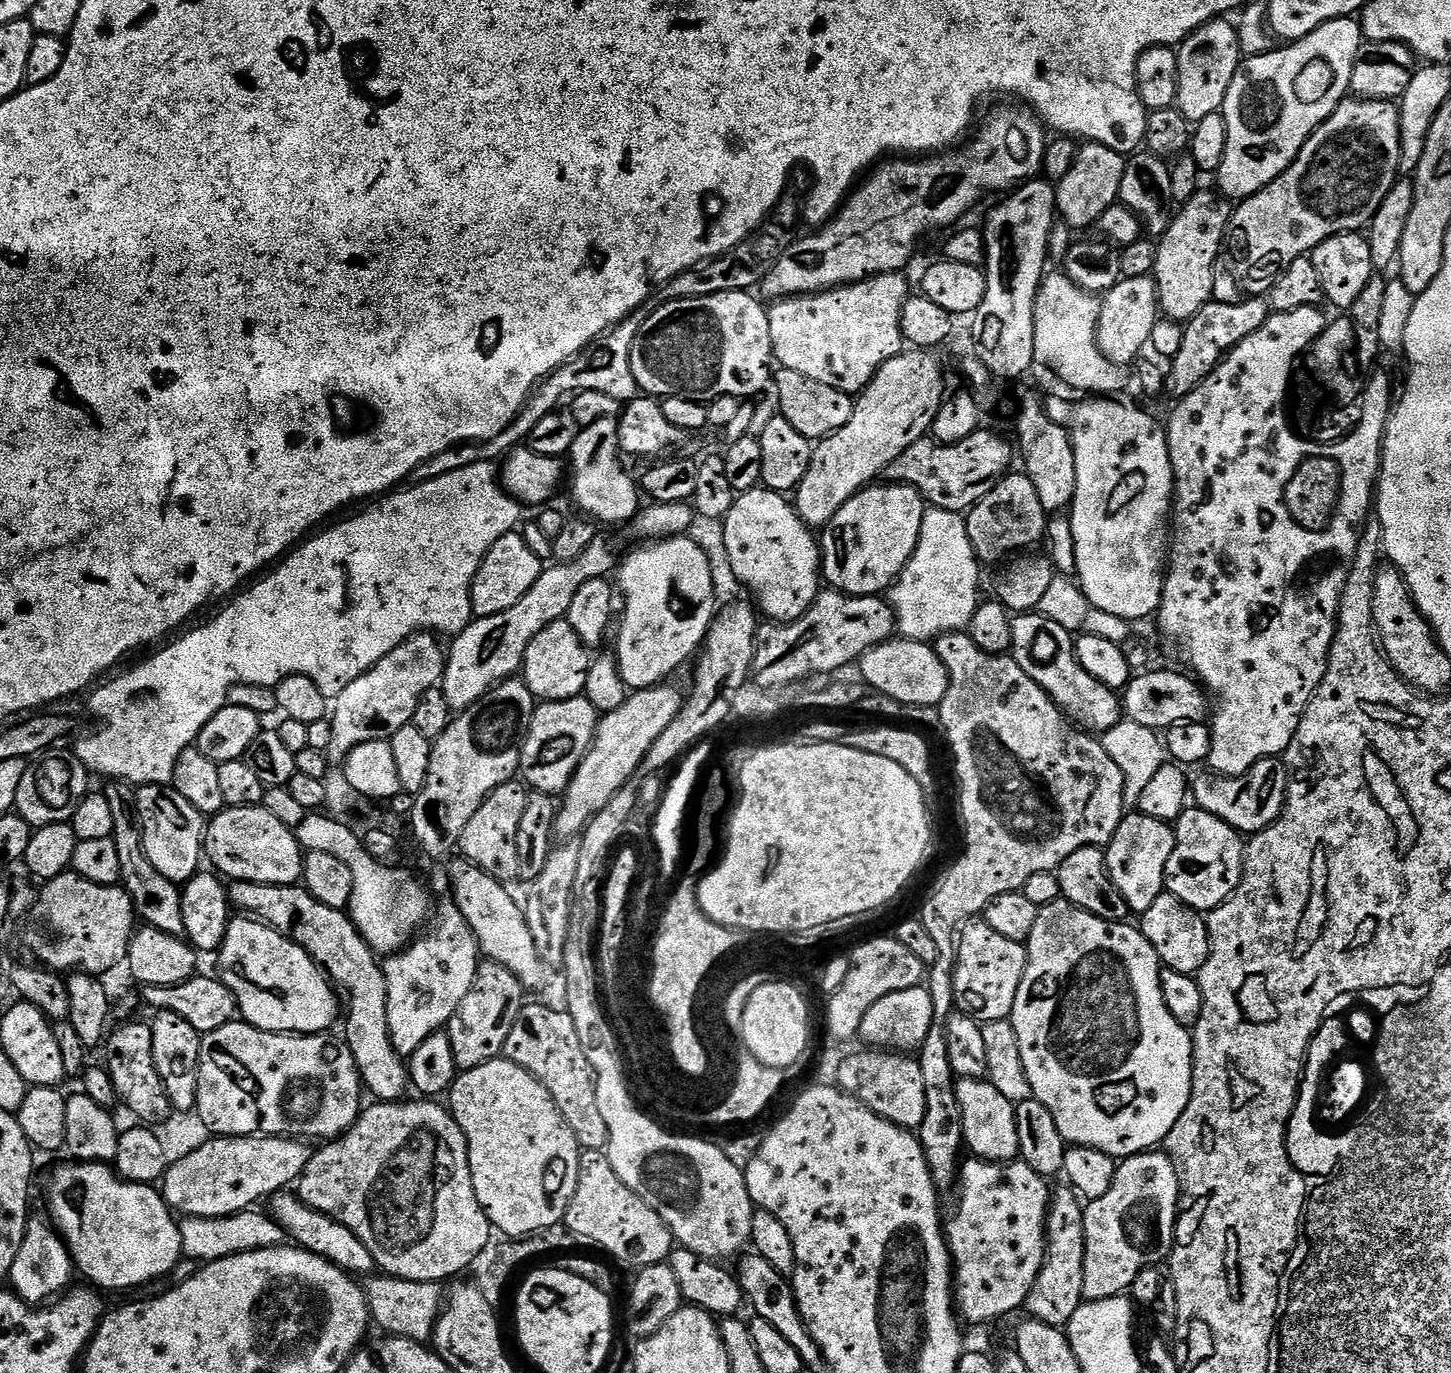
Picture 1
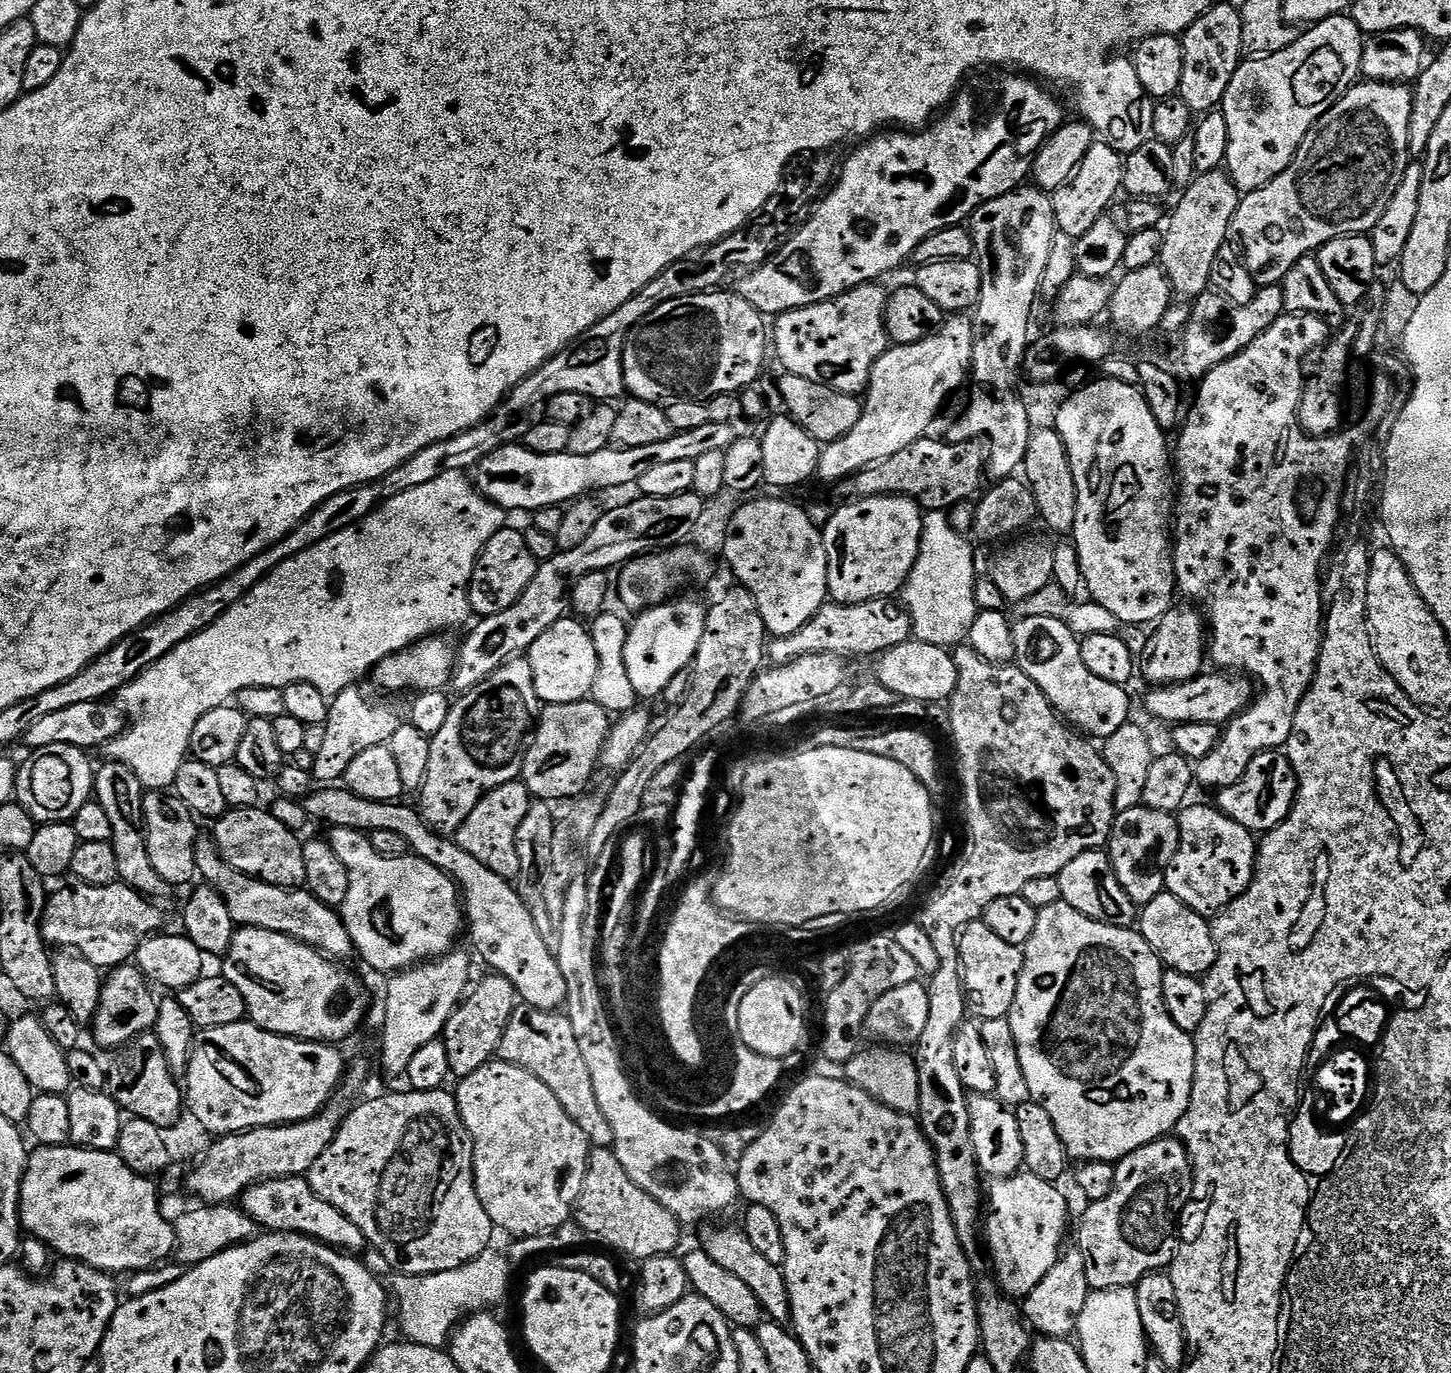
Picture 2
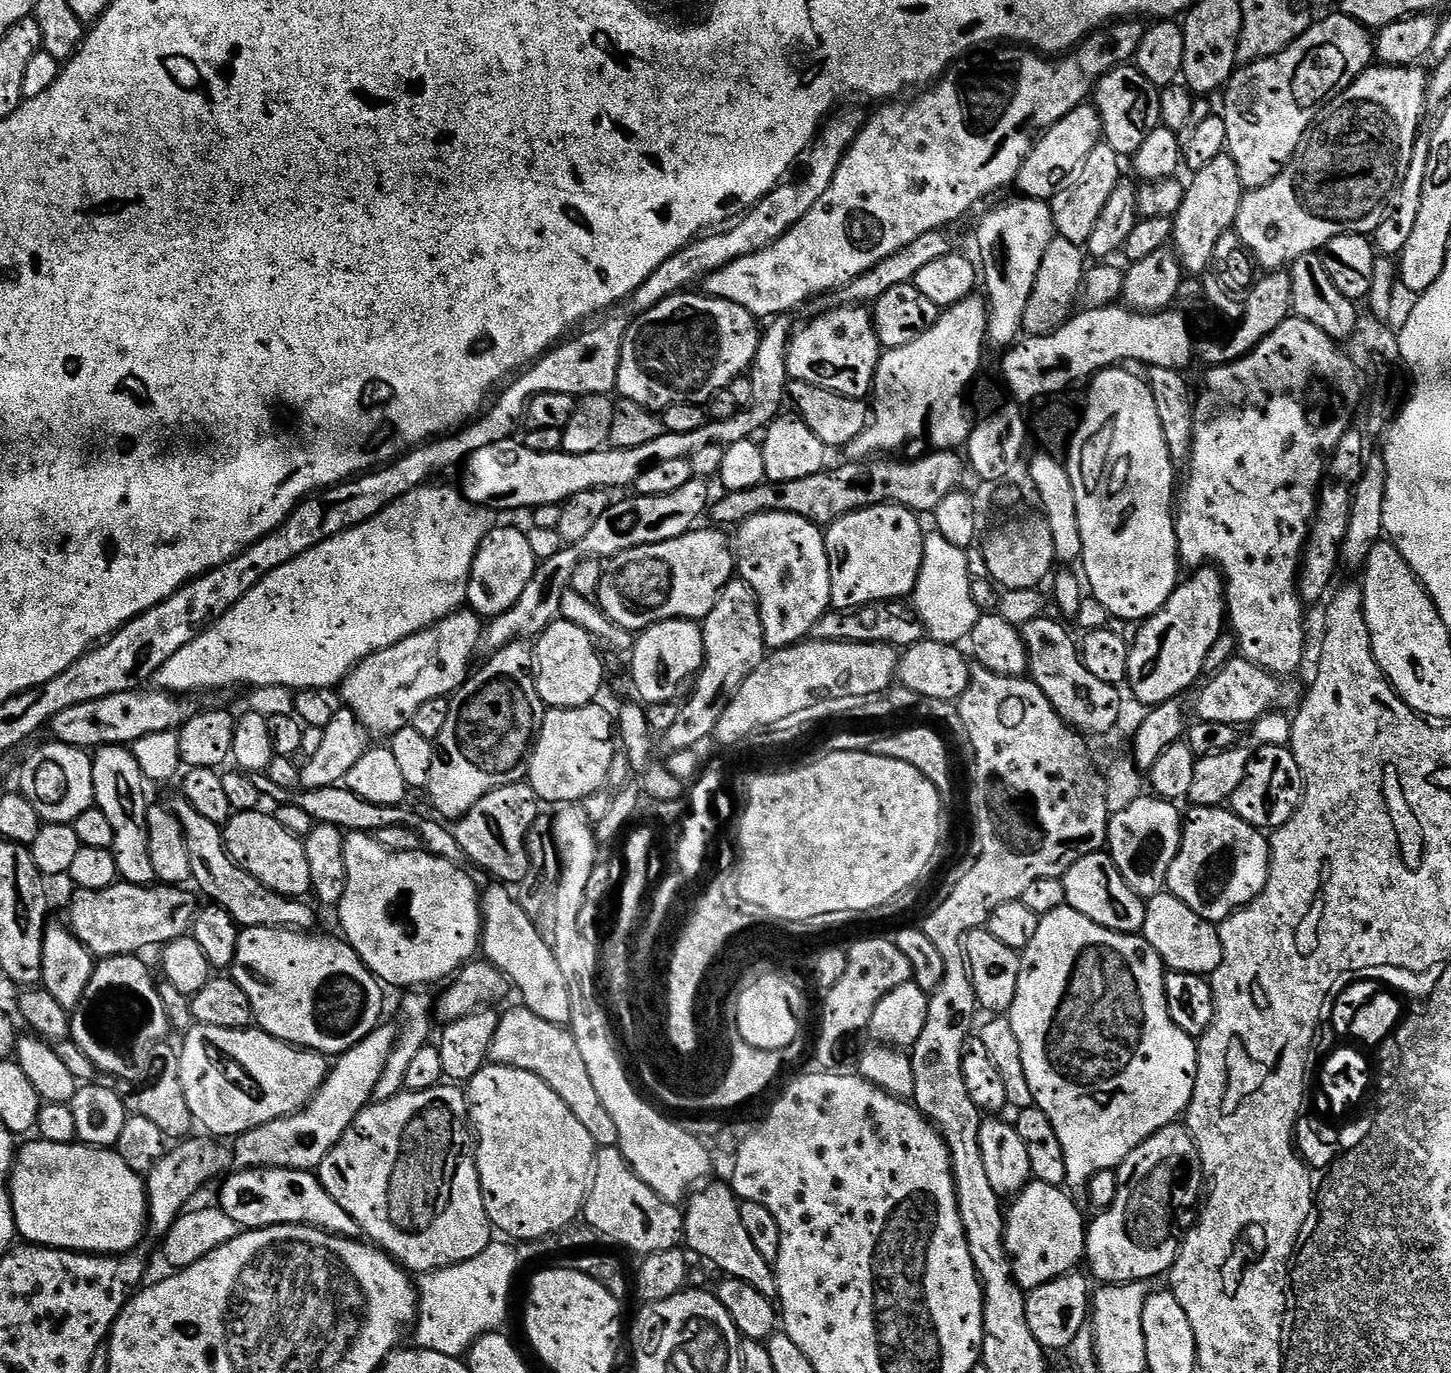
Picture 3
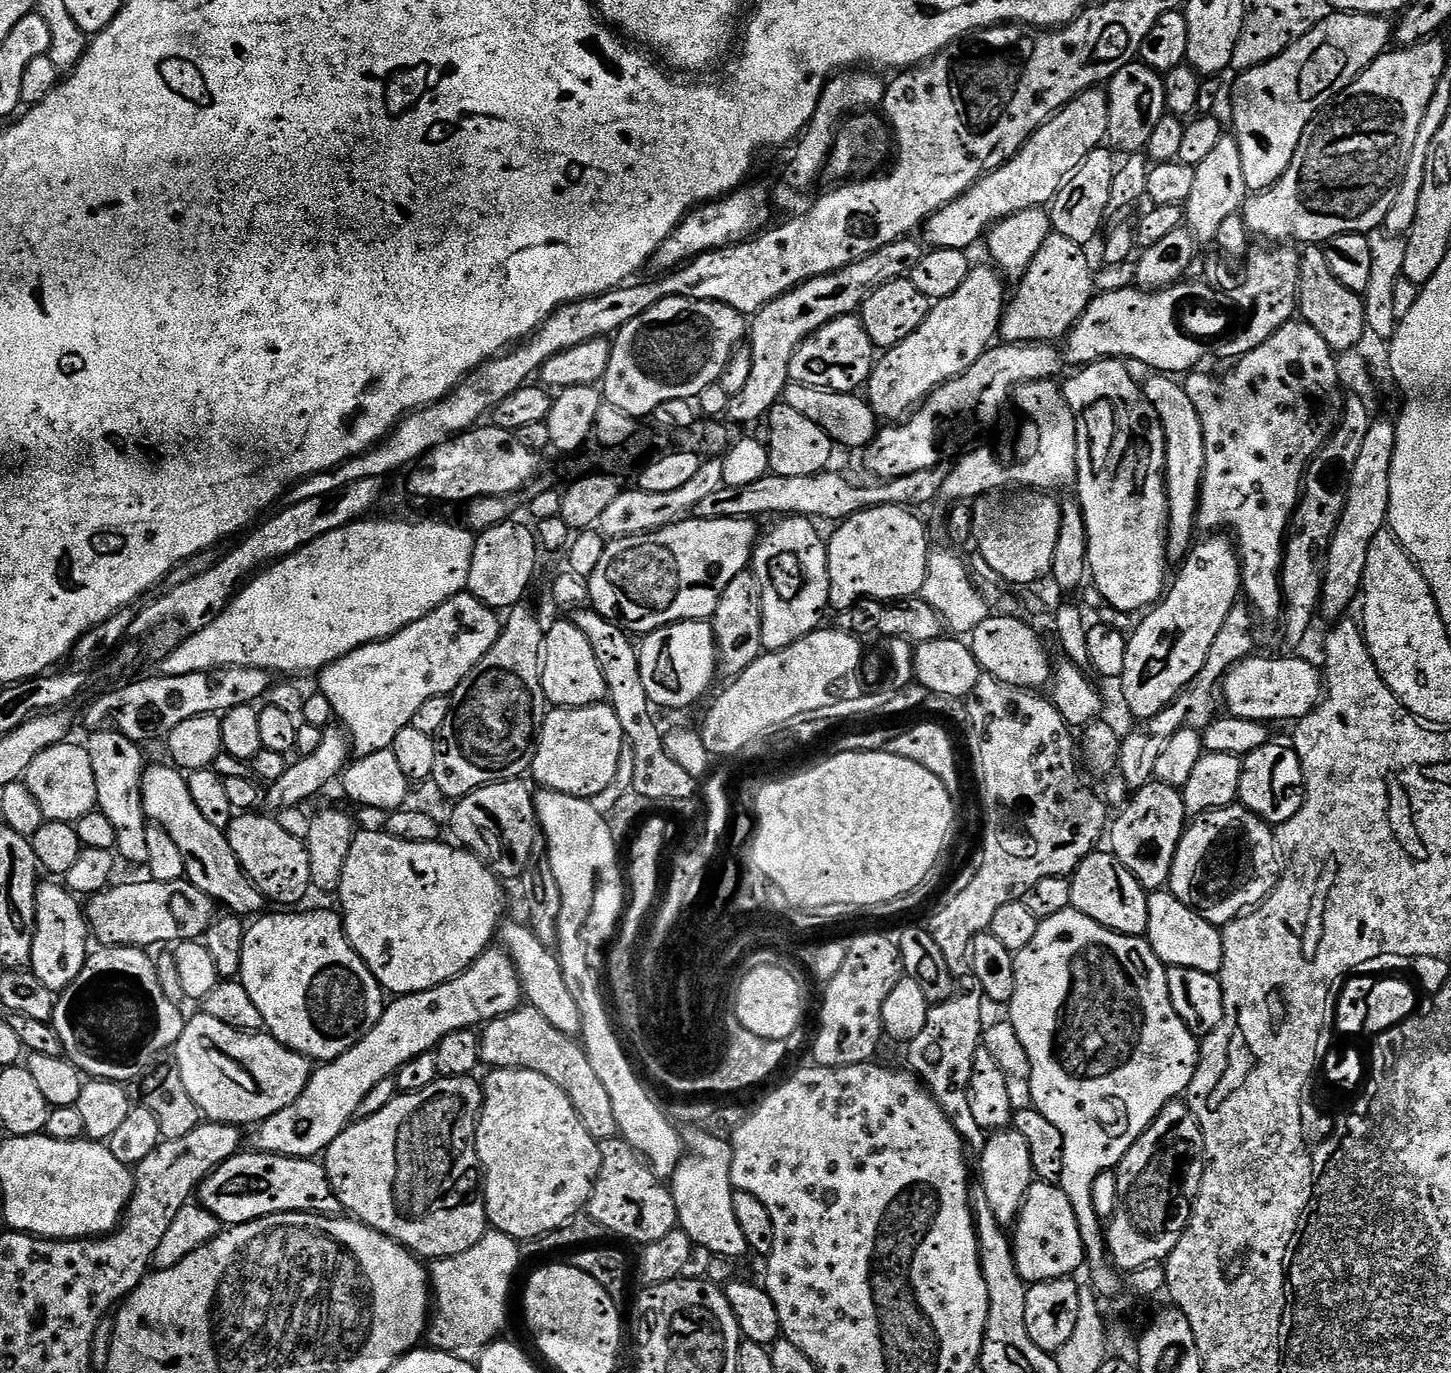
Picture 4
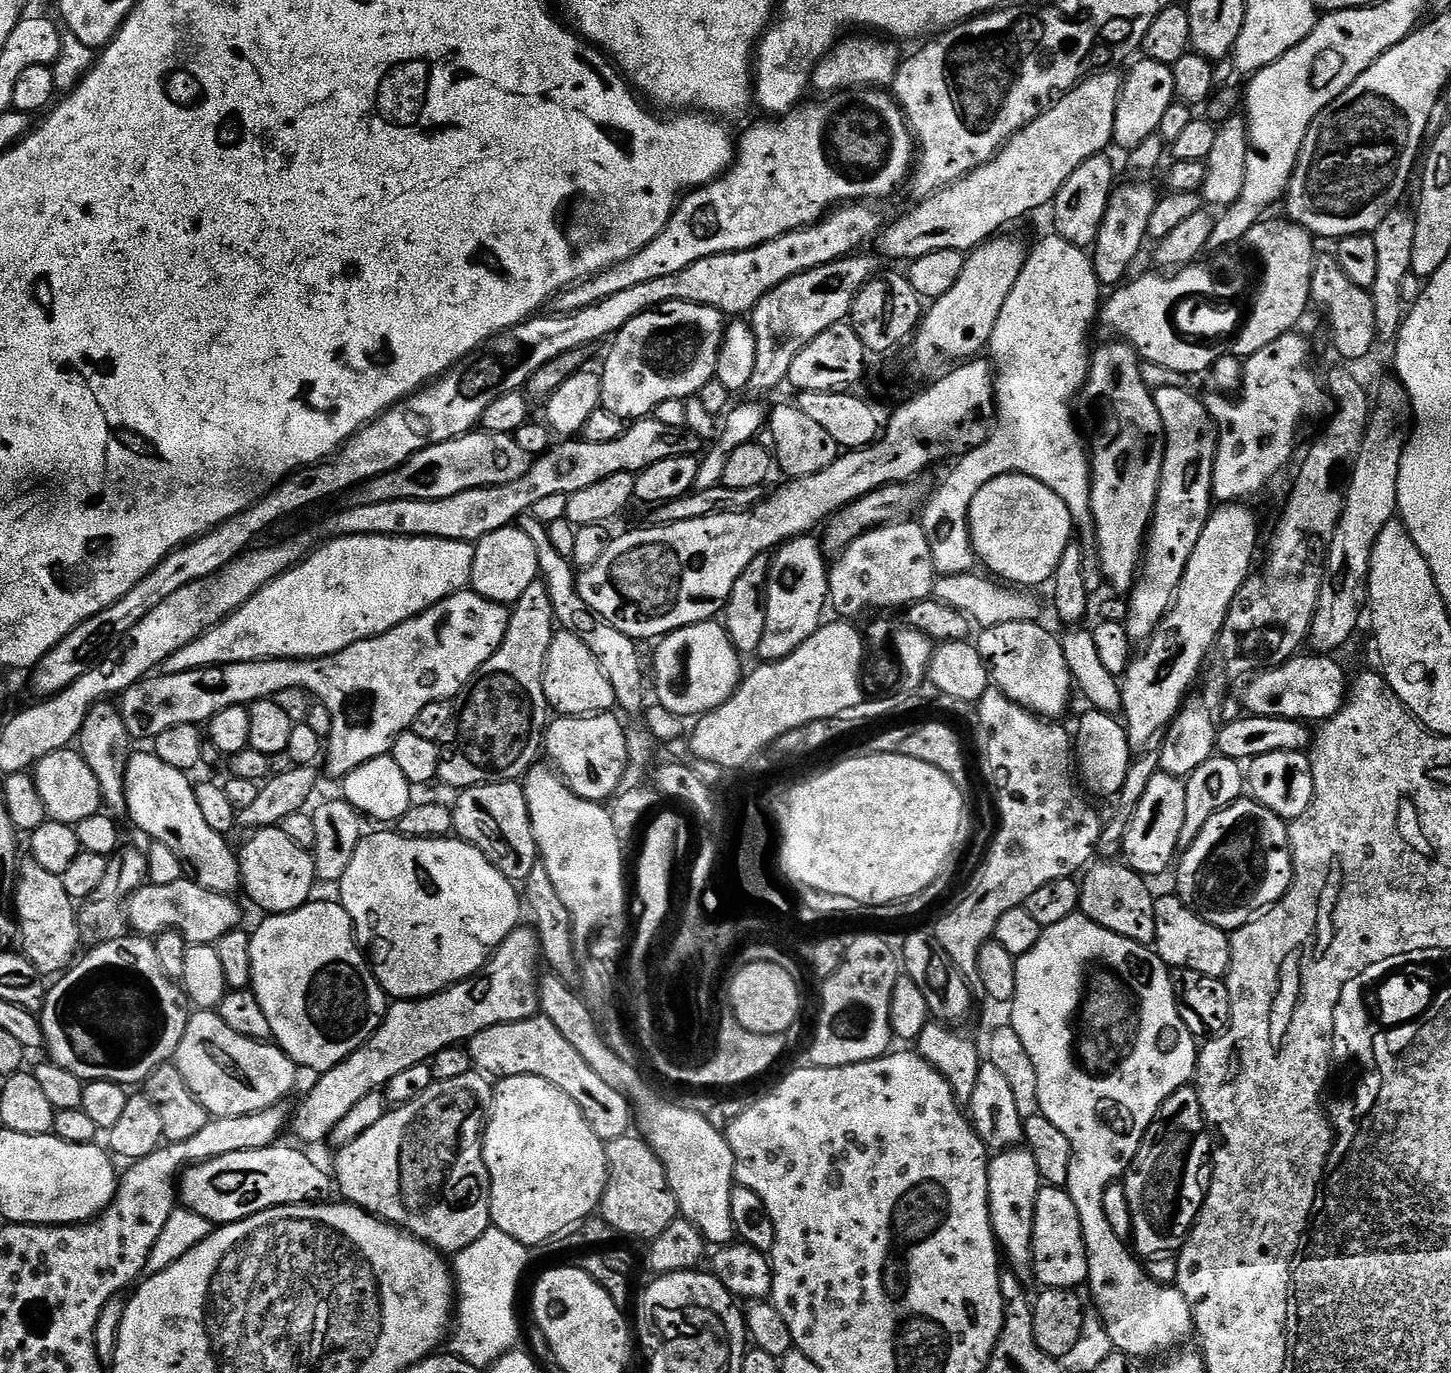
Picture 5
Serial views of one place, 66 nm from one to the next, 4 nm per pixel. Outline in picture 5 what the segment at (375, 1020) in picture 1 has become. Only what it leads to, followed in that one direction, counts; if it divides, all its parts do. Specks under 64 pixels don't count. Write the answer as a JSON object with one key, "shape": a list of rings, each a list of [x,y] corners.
{"shape":[[[133,751],[126,774],[126,814],[149,836],[149,841],[170,846],[183,860],[191,879],[206,890],[227,896],[241,891],[240,862],[234,848],[227,844],[225,833],[213,830],[198,806],[196,789],[189,773],[166,766],[155,751]]]}

